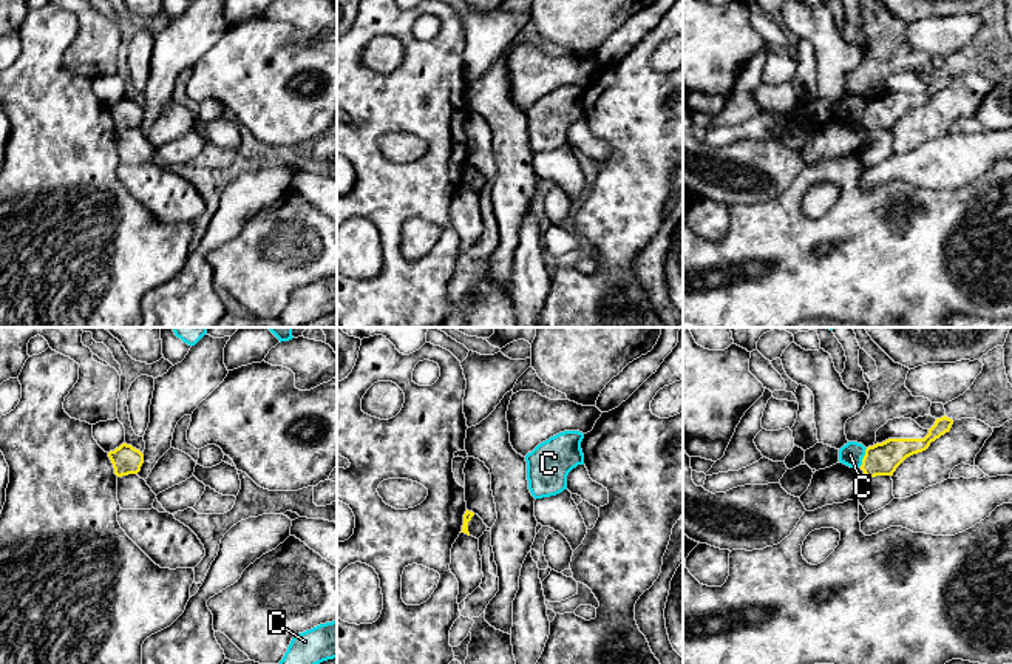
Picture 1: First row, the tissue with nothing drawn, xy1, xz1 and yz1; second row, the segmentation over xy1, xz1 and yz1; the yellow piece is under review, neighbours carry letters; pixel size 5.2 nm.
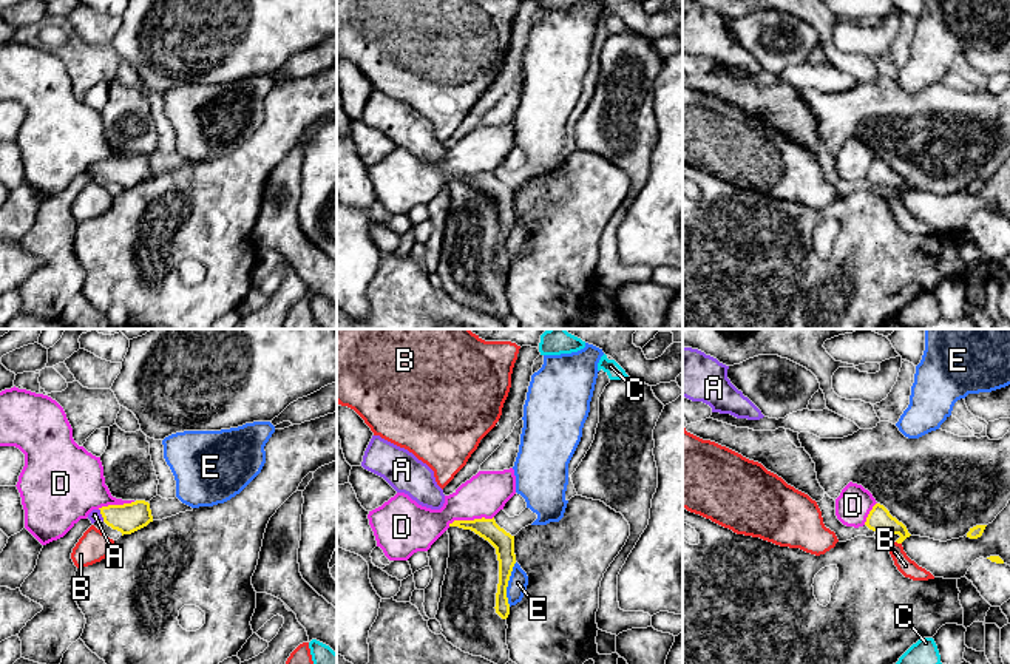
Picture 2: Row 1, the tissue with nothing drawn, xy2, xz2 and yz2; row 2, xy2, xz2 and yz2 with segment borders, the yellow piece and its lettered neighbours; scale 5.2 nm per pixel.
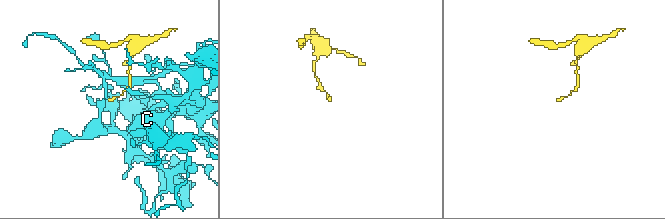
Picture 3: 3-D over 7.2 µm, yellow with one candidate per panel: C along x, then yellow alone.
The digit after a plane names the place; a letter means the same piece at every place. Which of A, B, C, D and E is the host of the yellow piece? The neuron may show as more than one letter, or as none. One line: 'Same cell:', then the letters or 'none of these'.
Same cell: A

